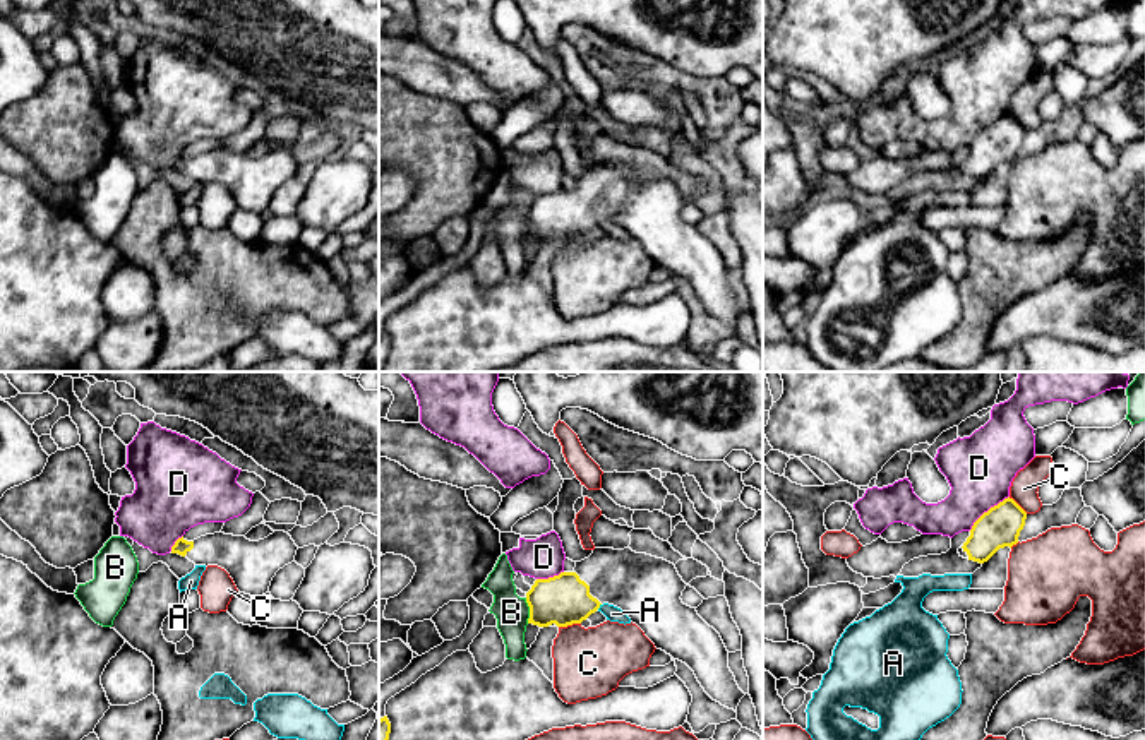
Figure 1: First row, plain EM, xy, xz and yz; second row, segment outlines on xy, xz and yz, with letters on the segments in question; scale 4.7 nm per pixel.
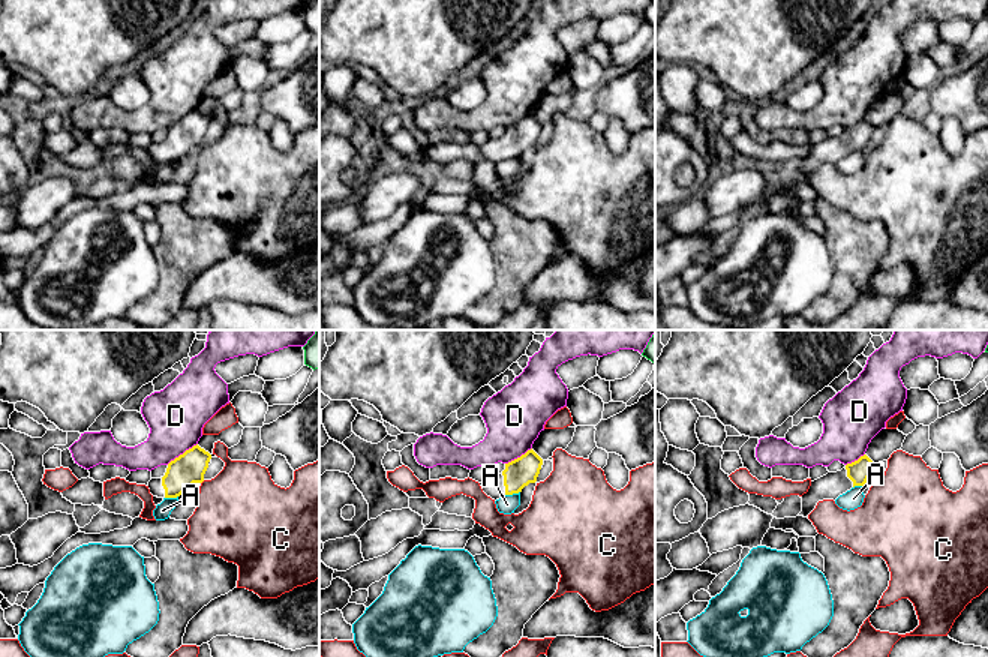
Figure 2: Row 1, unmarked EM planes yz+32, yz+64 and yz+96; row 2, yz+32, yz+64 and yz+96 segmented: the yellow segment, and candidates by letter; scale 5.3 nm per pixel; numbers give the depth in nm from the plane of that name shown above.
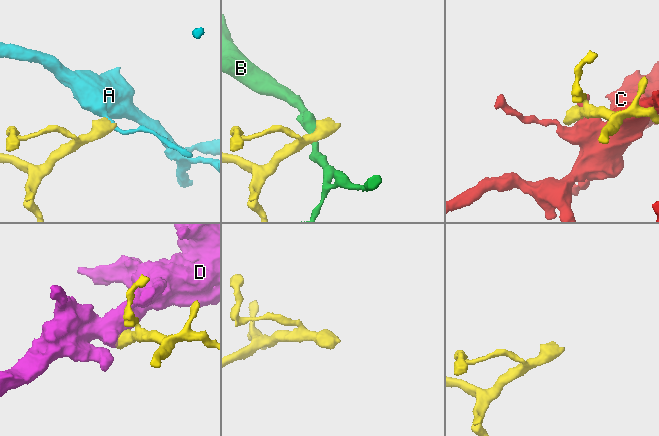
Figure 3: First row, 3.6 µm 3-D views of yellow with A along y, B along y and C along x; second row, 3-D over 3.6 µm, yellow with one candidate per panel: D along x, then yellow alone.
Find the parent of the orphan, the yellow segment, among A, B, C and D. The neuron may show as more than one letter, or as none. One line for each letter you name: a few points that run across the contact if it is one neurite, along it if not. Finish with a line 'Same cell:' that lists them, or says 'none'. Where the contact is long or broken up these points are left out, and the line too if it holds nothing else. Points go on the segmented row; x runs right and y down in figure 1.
Same cell: none

